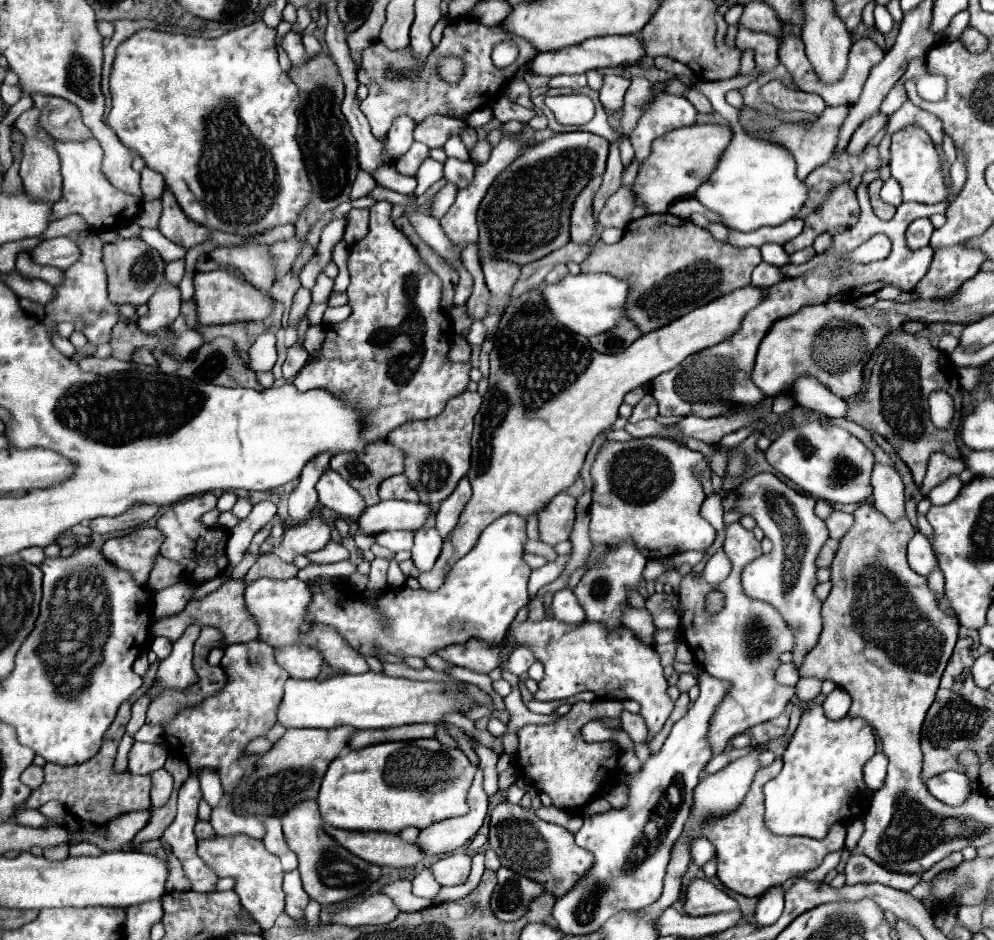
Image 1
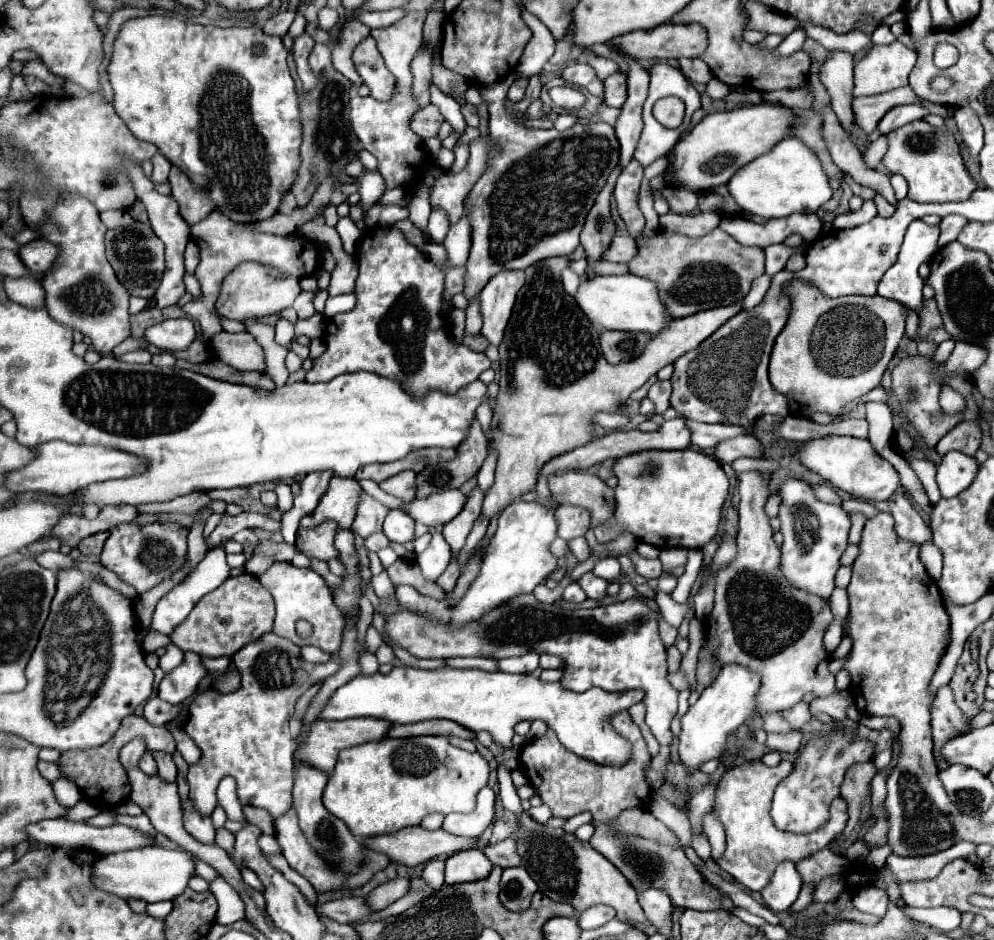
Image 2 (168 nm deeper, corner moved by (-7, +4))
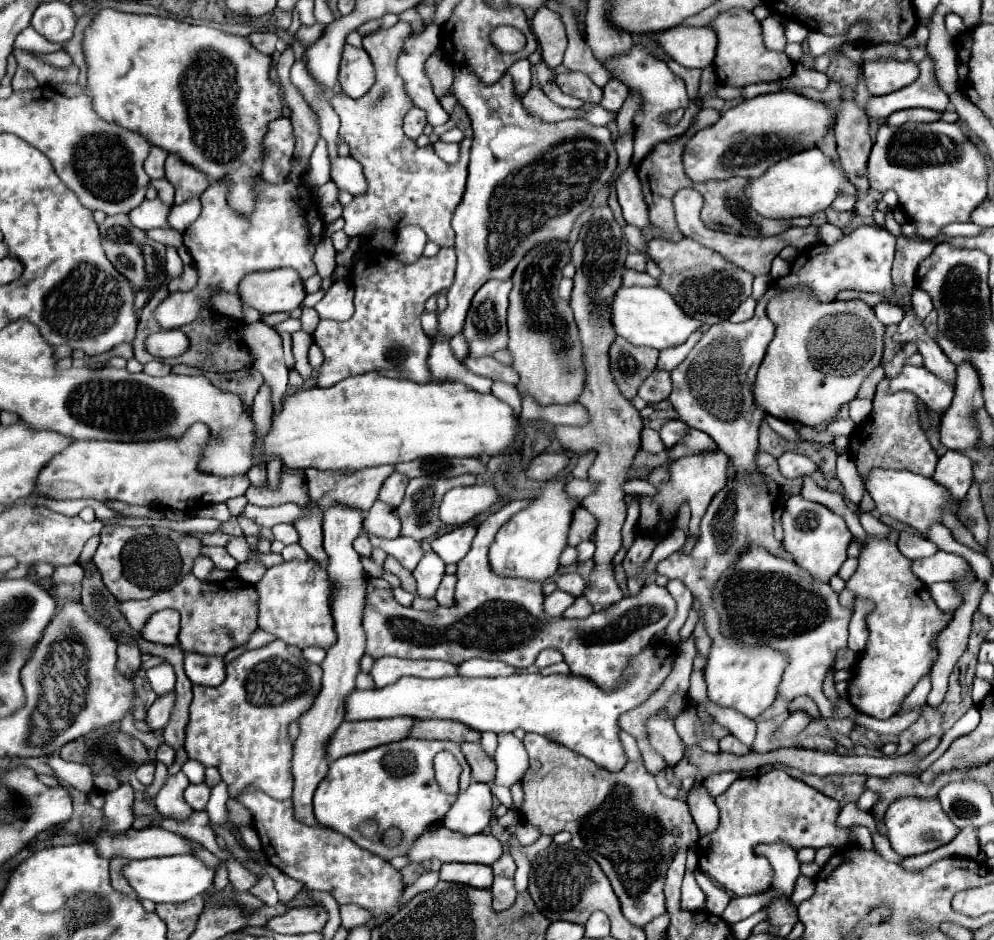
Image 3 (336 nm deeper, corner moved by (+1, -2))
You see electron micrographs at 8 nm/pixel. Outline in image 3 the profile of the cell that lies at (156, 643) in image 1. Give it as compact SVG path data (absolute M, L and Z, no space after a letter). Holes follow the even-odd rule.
M169 662L147 670L147 678L149 678L149 684L157 696L175 694L175 672Z

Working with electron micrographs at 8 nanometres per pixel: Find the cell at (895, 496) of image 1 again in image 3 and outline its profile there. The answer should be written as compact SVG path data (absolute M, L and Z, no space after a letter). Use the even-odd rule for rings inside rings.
M905 532L899 534L897 546L911 560L929 558L929 556L933 556L939 550L931 540L925 540L921 534L905 534Z

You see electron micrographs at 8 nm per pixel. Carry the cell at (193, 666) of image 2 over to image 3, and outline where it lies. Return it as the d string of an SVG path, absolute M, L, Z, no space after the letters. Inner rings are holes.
M167 694L167 696L159 696L155 700L155 704L147 710L145 722L151 728L151 732L165 728L165 724L169 722L169 714L171 714L173 704L175 704L175 694Z

